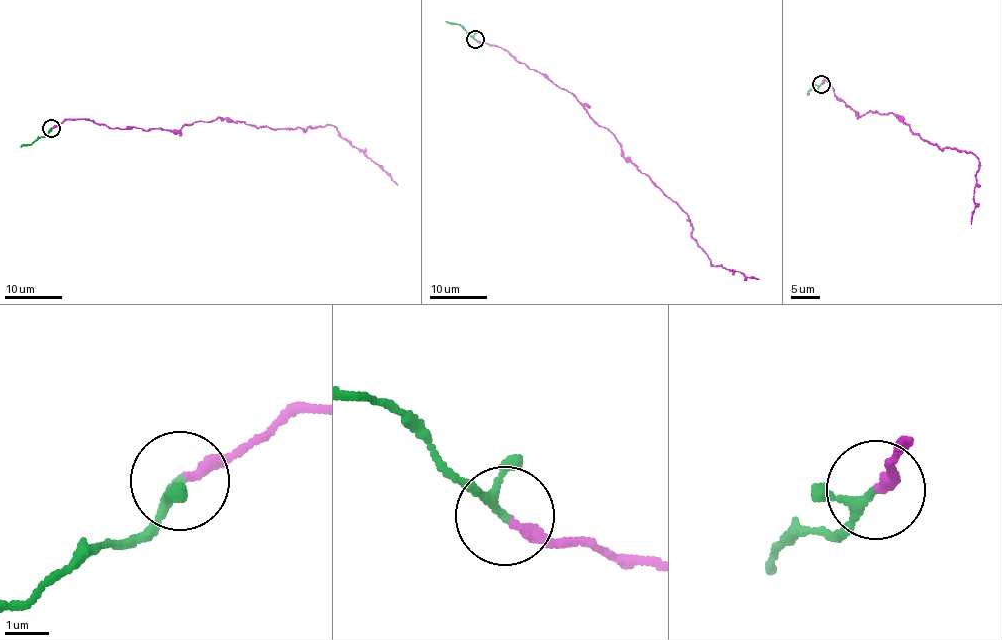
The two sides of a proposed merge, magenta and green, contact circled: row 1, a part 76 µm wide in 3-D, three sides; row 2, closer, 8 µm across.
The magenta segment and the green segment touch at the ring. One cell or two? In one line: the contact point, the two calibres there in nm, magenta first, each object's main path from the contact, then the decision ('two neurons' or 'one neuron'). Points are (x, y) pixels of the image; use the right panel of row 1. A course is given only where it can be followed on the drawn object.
(821, 84) | 280/170 nm | magenta via (821, 83), (860, 116), (899, 115), (939, 147), (974, 153), (971, 224) | green via (821, 83), (807, 95) | two neurons

